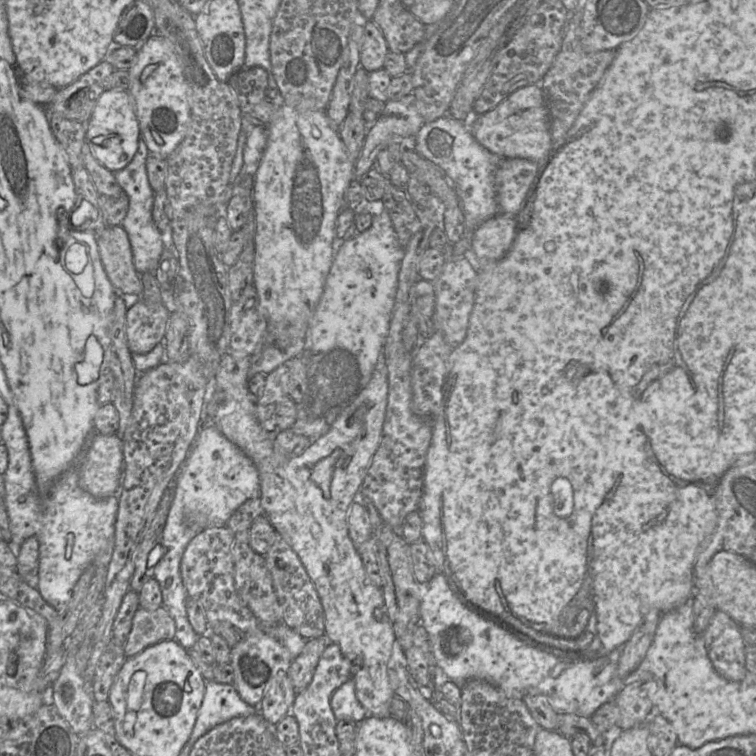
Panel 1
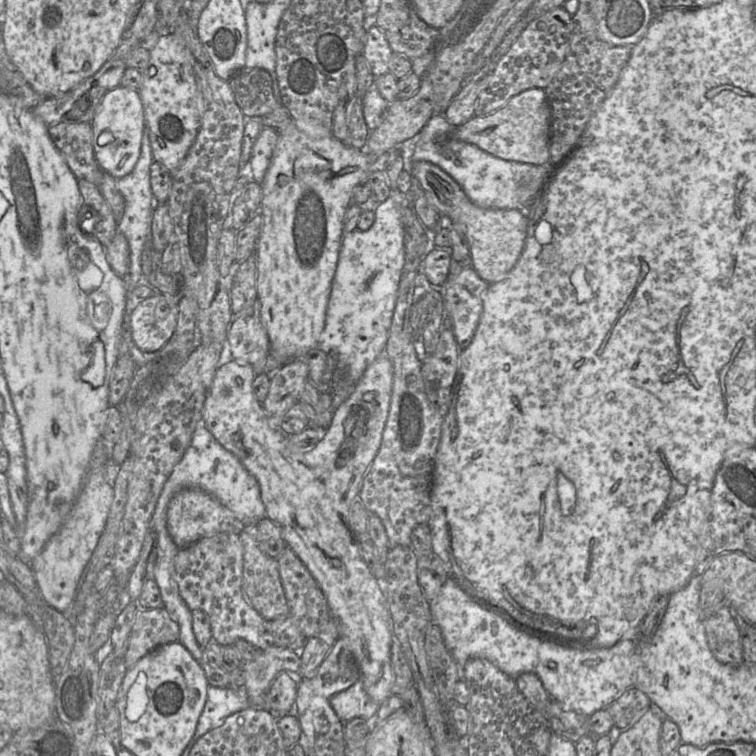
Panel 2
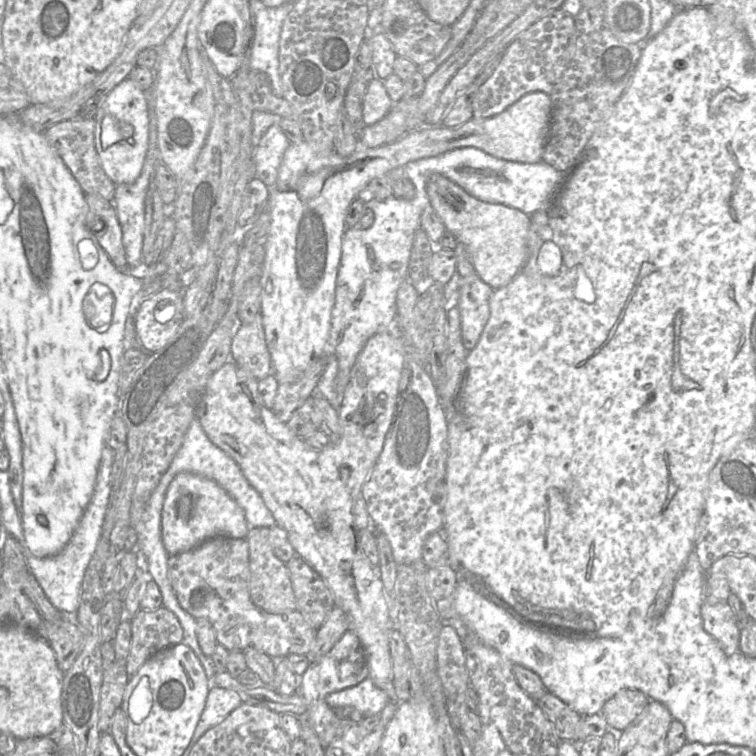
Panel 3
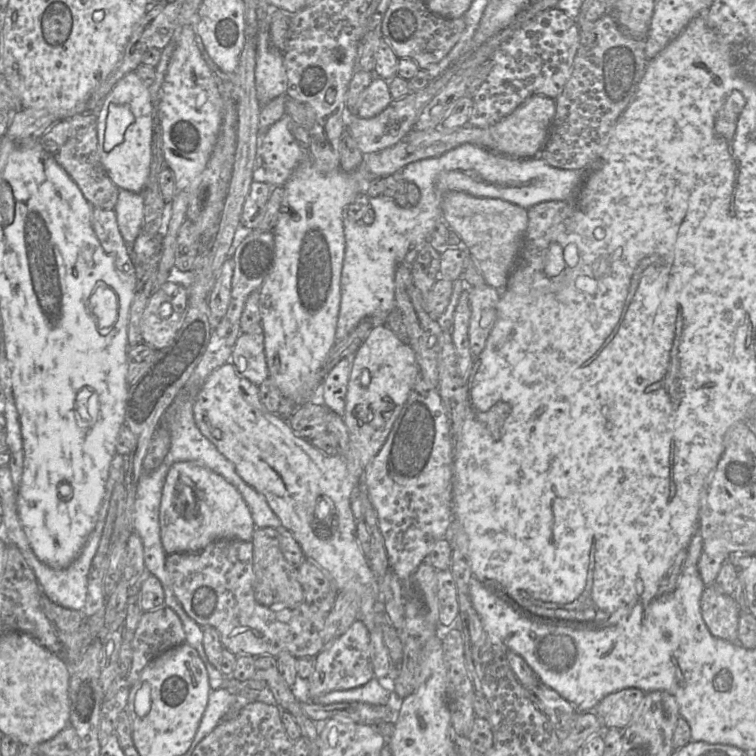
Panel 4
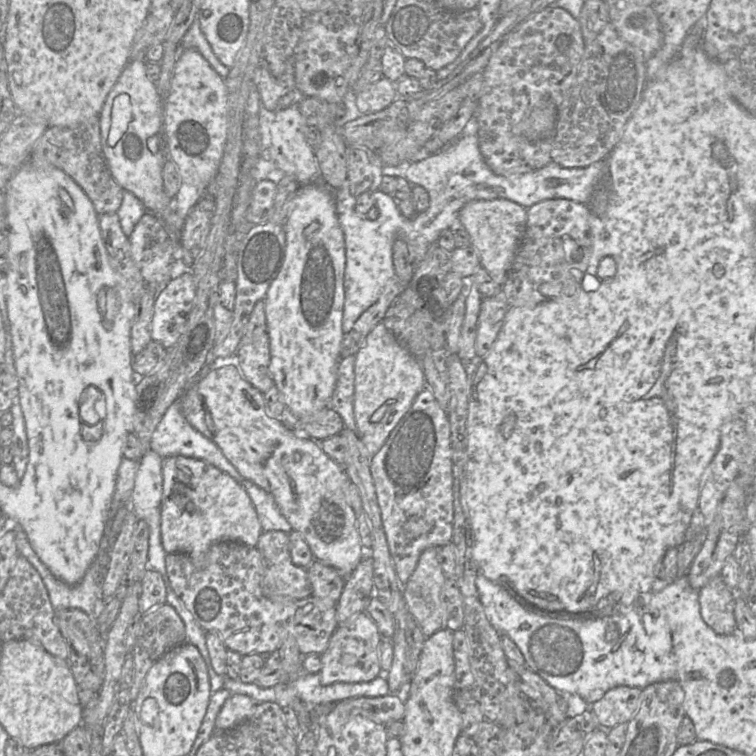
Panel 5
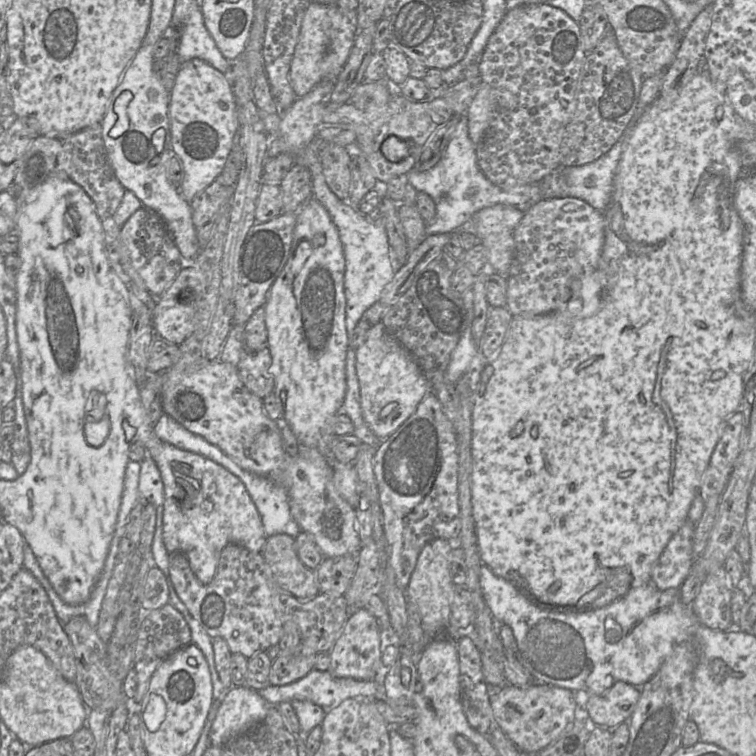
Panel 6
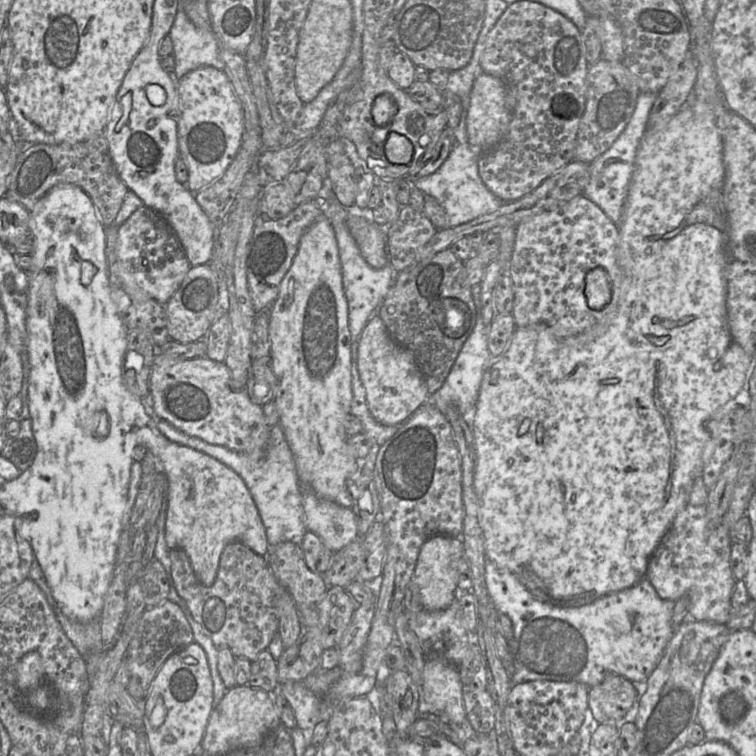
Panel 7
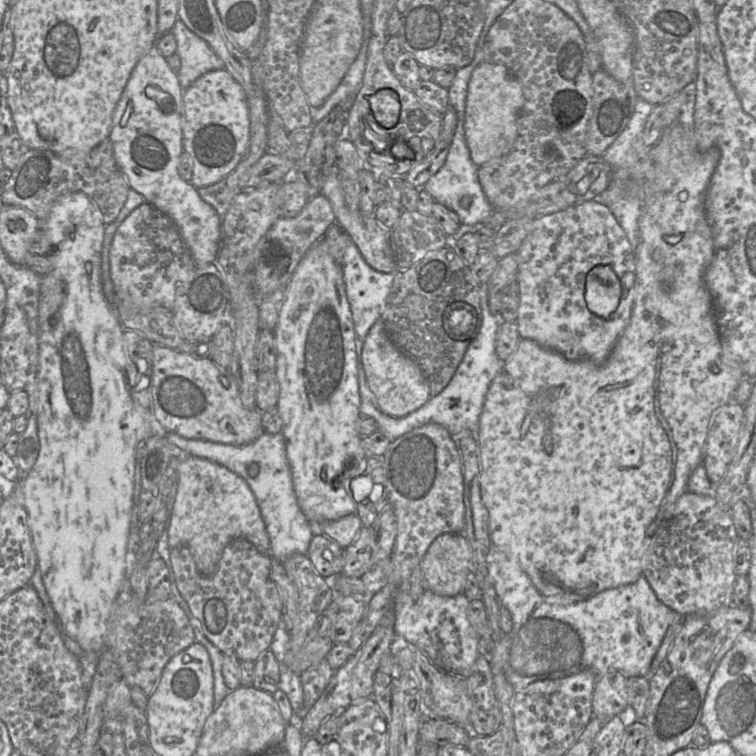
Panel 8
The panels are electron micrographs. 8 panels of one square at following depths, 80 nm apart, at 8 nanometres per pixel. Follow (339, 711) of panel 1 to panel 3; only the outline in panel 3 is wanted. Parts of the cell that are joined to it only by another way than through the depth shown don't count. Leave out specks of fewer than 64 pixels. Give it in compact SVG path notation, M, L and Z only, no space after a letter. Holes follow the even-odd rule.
M369 677L355 686L326 696L326 702L331 708L351 707L363 717L378 715L392 700L391 685L380 688Z

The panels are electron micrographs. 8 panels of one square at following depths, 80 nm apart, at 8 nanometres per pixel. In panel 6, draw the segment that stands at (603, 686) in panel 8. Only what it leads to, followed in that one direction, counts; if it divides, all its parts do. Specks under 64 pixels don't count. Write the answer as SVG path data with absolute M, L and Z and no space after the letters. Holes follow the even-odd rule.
M617 681L601 694L589 695L586 710L590 721L611 732L621 723L629 723L640 697L640 688Z

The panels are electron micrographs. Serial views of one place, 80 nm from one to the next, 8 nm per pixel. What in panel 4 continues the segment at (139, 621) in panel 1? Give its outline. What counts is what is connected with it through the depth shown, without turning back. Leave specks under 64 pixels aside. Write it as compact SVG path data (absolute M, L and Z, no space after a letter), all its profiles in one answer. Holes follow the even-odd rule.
M170 607L143 612L132 640L132 664L127 677L130 688L151 661L183 643L183 624Z

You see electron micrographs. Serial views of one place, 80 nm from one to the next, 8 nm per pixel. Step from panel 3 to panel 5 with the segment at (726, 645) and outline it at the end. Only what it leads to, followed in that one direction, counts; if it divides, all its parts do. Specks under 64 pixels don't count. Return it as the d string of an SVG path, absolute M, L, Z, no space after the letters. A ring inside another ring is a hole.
M720 575L698 591L700 614L704 622L717 634L736 632L734 607L736 592L729 588Z

